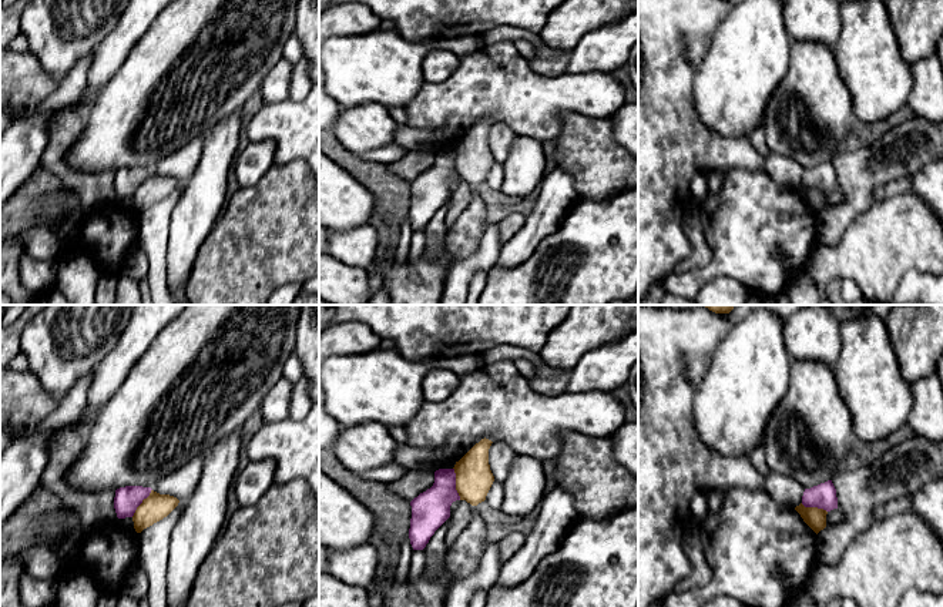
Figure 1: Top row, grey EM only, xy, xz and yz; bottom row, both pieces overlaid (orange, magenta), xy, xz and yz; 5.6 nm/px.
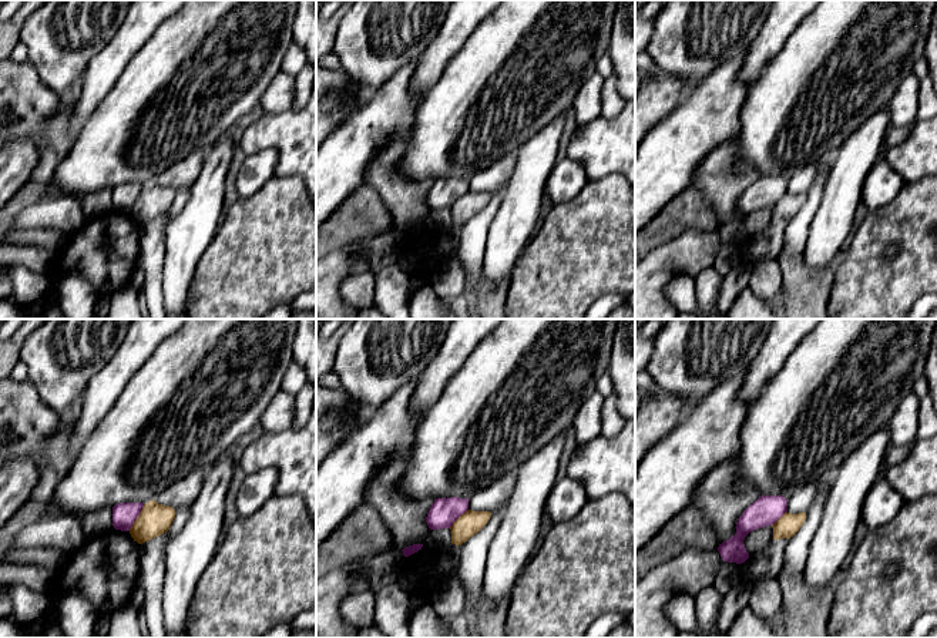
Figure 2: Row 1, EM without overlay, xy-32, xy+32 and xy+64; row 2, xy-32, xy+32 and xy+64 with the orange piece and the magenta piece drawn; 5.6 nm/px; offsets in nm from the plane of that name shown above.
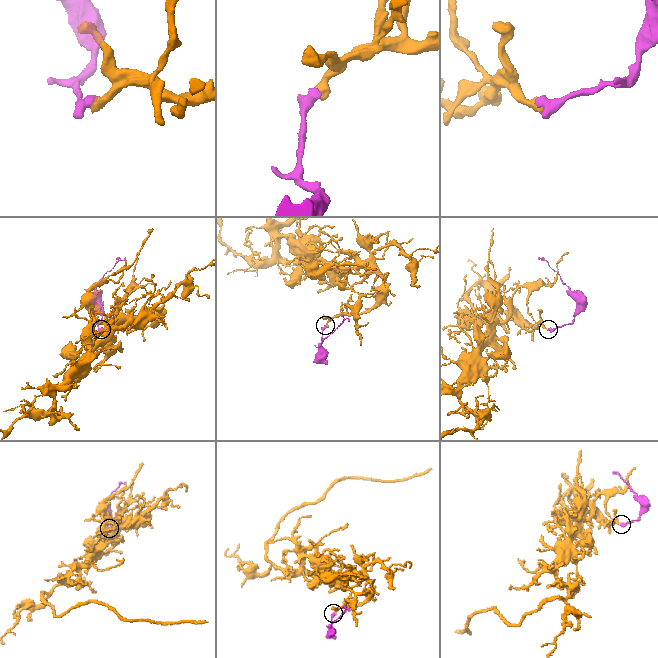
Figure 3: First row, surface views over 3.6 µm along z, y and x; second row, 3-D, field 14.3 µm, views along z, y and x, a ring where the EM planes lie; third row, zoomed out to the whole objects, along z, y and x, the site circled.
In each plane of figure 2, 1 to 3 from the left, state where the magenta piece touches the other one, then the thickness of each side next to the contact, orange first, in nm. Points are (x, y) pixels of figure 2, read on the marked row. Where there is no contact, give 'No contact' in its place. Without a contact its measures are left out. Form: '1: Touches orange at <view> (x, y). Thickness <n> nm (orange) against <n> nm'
1: Touches orange at xy-32 (137, 517). Thickness 180 nm (orange) against 140 nm
2: Touches orange at xy+32 (457, 519). Thickness 140 nm (orange) against 160 nm
3: Touches orange at xy+64 (779, 519). Thickness 120 nm (orange) against 170 nm

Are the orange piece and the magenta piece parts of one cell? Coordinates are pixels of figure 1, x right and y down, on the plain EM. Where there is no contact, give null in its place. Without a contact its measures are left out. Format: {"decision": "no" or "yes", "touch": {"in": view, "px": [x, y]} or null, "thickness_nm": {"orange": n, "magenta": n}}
{"decision": "no", "touch": {"in": "xz", "px": [456, 164]}, "thickness_nm": {"orange": 200, "magenta": 220}}

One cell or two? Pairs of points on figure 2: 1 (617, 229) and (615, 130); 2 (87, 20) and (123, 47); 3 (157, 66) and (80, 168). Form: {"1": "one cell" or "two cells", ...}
{"1": "two cells", "2": "two cells", "3": "one cell"}

